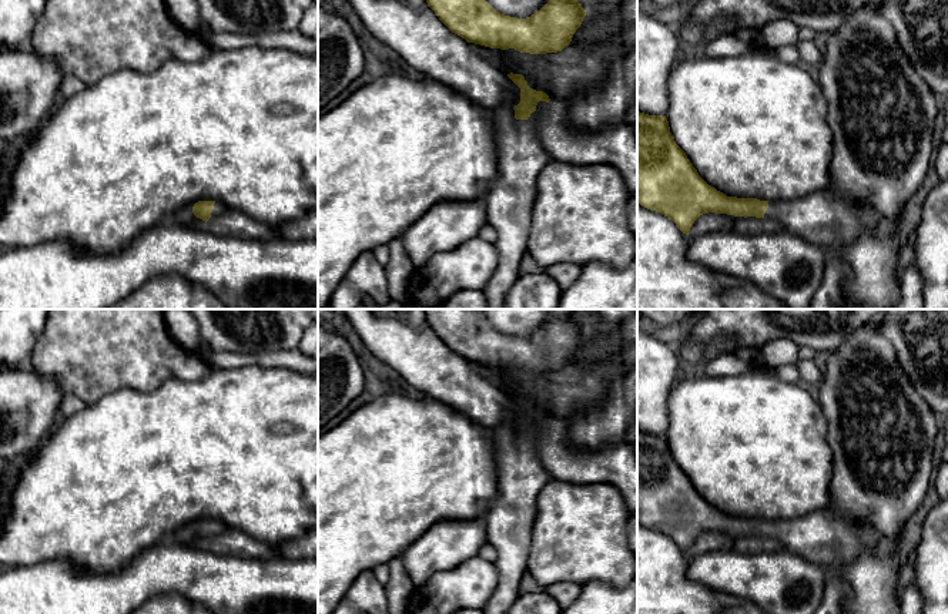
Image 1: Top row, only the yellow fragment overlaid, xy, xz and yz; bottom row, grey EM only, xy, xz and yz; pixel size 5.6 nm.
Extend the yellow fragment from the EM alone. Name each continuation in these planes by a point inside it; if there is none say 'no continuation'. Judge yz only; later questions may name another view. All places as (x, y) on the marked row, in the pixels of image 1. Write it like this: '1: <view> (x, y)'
1: yz (823, 218)

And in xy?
1: xy (186, 217)

